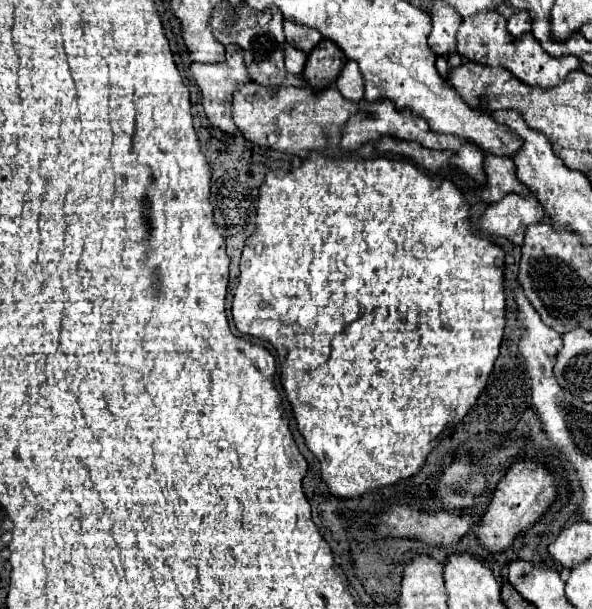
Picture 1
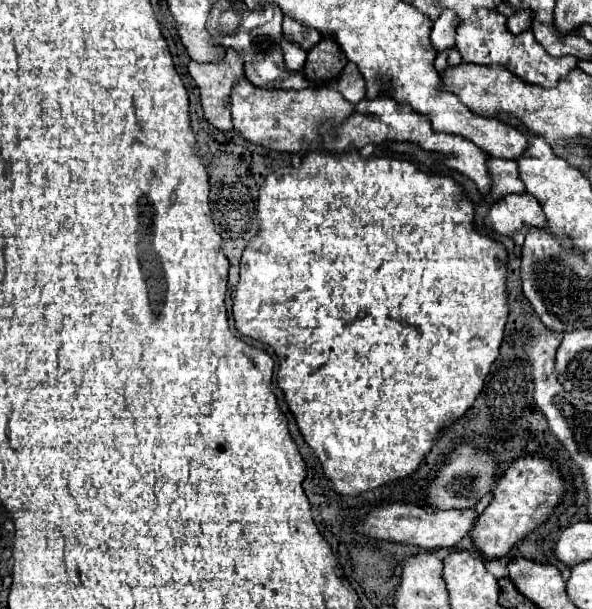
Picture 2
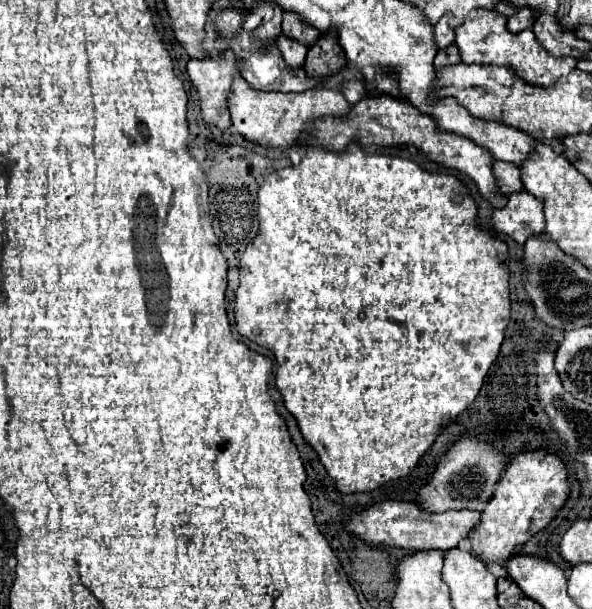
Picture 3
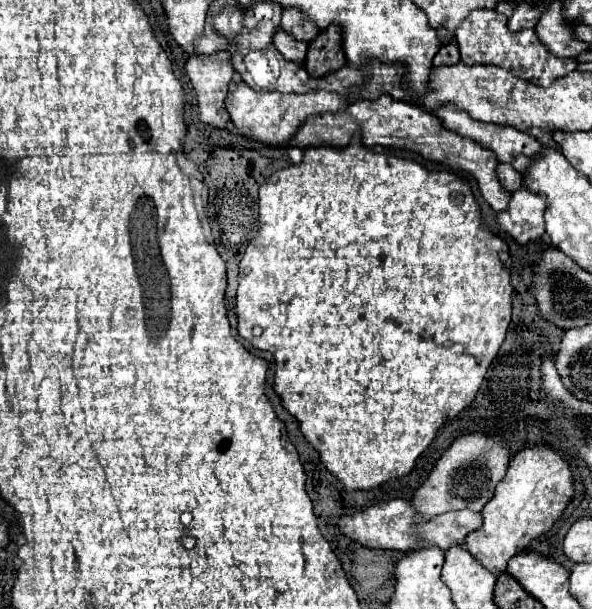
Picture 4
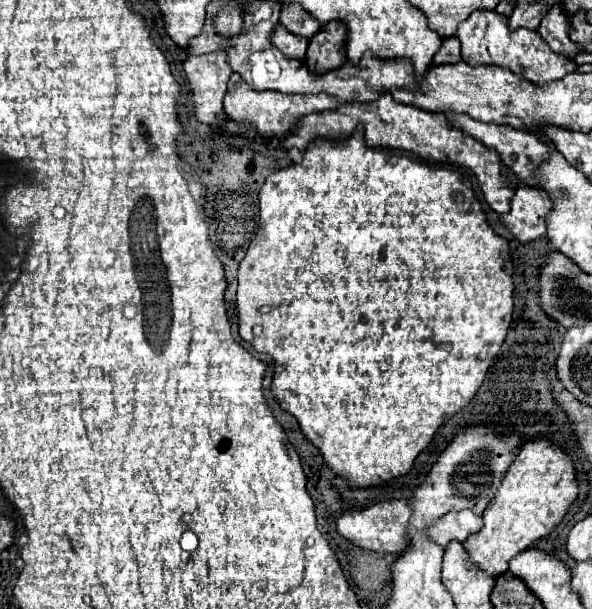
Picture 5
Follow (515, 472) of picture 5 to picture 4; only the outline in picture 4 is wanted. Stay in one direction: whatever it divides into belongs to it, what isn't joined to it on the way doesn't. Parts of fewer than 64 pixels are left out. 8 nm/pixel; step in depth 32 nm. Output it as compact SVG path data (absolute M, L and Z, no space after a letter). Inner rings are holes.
M536 444L520 450L500 480L494 498L484 506L484 526L466 538L468 552L490 572L504 572L512 556L526 550L534 538L546 534L554 522L560 520L562 512L574 498L574 480L570 464L556 450Z

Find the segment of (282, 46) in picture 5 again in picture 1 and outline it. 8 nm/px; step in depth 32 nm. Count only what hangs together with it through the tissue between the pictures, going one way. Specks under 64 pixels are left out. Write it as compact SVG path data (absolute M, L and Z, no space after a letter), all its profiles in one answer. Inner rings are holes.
M284 44L284 62L286 62L286 70L290 74L300 74L306 64L306 54L292 48L292 44Z

